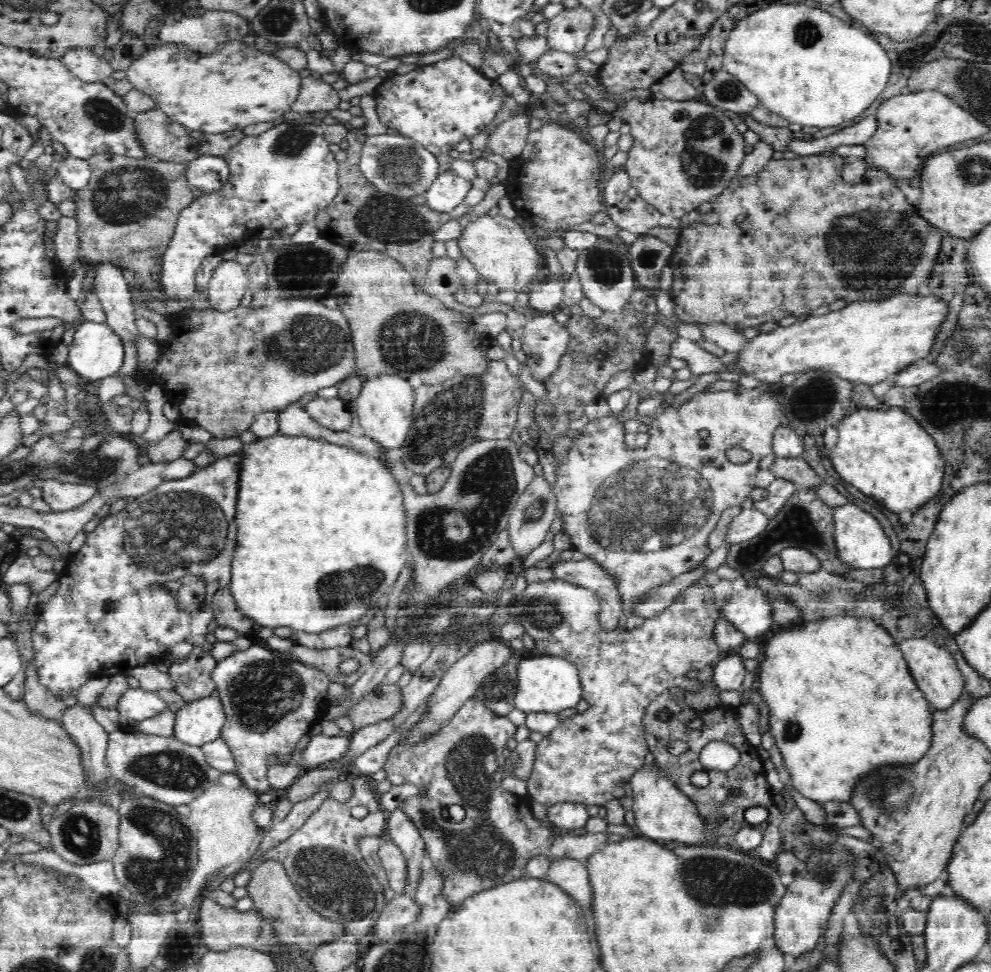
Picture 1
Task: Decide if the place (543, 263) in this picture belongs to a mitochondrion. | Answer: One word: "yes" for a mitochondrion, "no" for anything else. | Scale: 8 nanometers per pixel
no

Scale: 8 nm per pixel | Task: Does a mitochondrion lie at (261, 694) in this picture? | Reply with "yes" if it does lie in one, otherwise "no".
yes

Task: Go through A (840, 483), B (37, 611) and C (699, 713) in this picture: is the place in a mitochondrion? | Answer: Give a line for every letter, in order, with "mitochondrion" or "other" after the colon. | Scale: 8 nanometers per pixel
A: other
B: other
C: other

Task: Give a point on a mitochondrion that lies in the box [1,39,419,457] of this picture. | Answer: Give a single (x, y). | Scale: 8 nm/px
(311, 343)

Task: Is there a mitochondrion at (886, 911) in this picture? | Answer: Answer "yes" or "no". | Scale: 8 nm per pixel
no

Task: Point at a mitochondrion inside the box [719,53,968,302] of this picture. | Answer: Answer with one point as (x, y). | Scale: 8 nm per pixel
(871, 253)

